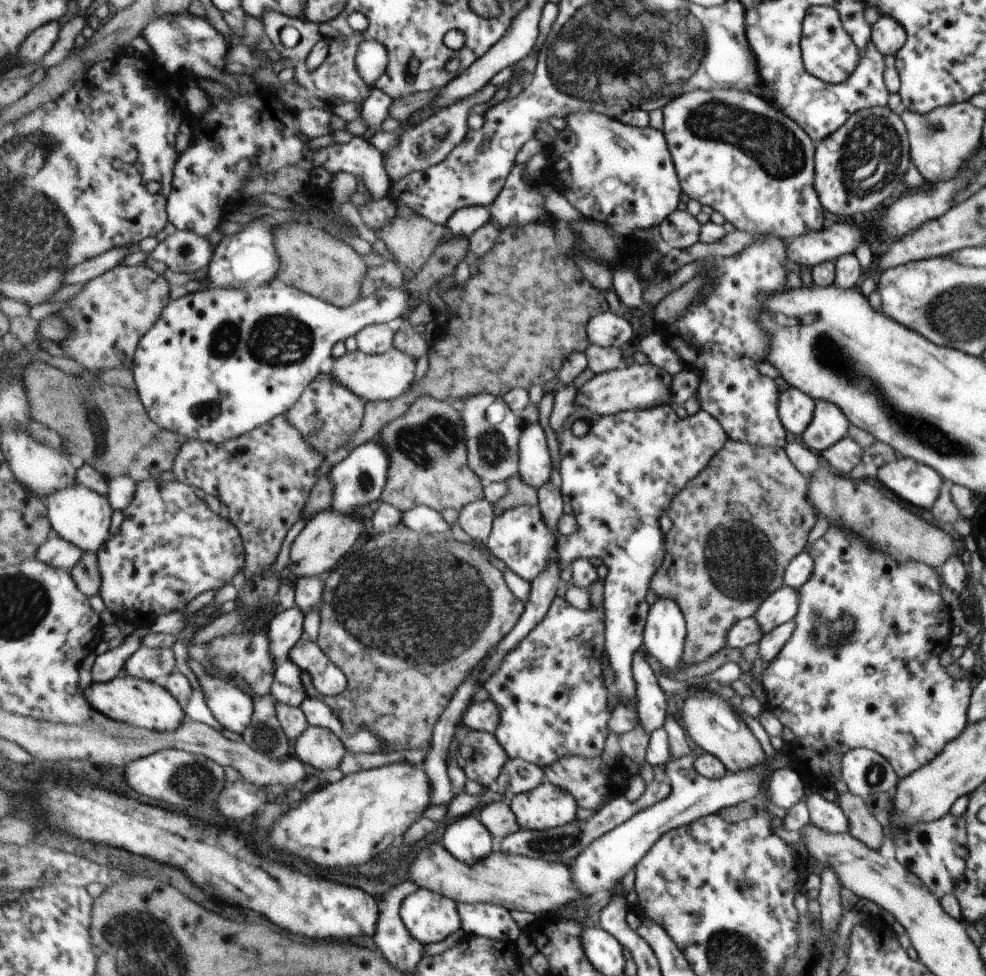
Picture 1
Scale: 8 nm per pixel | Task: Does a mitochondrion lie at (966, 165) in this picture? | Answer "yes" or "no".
no

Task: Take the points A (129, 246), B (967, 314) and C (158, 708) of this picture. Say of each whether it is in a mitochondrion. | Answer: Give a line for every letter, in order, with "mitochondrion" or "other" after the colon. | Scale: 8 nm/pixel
A: other
B: mitochondrion
C: other

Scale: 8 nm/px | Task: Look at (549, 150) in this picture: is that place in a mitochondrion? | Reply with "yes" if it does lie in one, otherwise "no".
no

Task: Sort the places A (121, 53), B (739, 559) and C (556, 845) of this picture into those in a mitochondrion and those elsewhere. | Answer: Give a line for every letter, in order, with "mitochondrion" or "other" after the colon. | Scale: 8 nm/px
A: other
B: mitochondrion
C: mitochondrion

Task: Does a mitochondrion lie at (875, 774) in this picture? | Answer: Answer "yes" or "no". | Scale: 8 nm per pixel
yes

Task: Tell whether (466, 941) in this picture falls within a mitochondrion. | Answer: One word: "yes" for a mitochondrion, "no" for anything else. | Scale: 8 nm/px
no

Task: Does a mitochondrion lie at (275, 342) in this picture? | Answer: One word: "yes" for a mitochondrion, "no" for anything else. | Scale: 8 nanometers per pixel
yes

